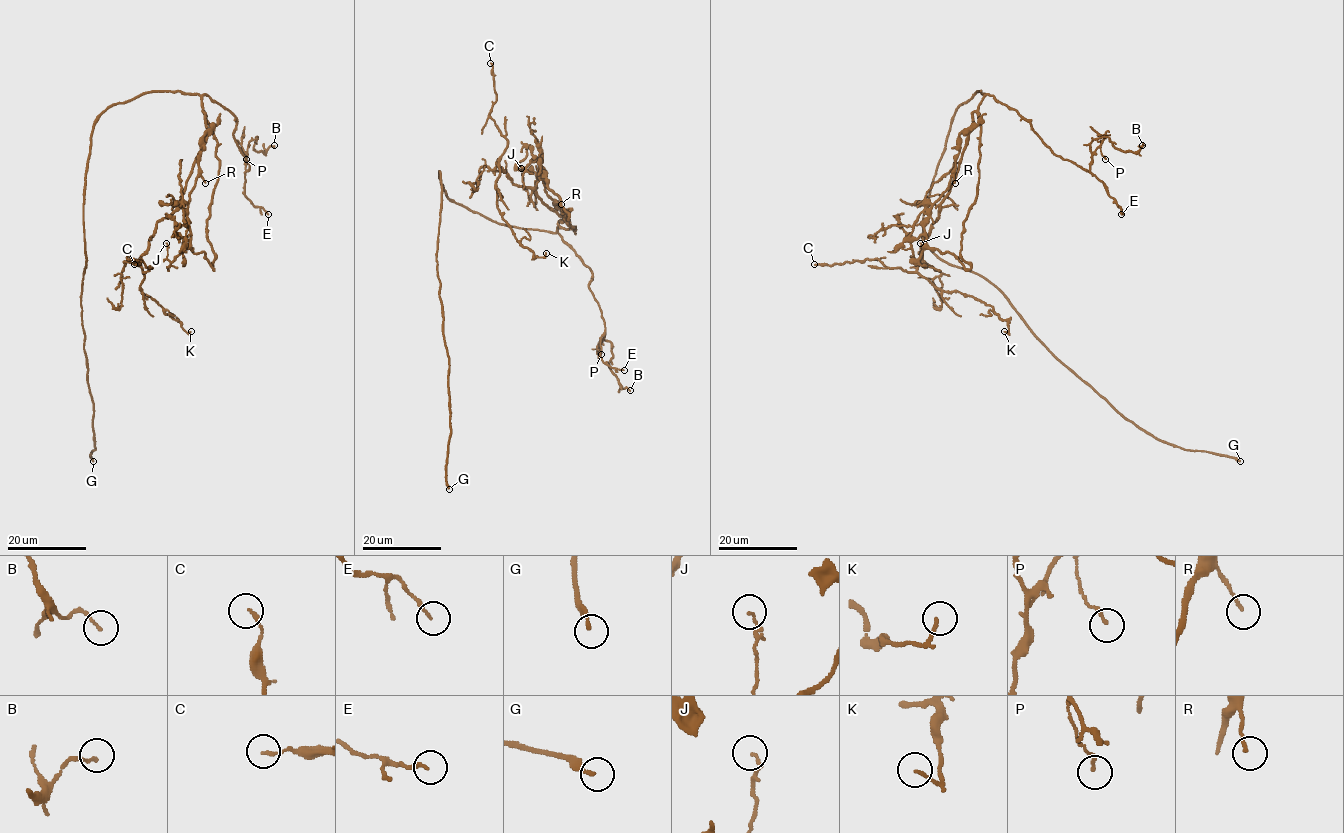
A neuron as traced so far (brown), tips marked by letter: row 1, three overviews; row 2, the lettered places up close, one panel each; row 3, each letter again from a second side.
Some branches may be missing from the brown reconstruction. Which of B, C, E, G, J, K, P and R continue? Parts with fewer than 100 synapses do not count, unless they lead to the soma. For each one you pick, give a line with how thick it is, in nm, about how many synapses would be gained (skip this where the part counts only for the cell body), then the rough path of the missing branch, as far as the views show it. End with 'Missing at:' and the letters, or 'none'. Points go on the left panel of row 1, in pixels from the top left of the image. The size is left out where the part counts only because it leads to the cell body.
G: 170 nm | (93, 461), (97, 480), (95, 488), (105, 517)
Missing at: G

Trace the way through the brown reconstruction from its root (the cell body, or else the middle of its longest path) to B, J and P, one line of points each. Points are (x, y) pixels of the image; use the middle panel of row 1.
B: (446, 195), (499, 223), (562, 238), (591, 271), (609, 368), (630, 390)
J: (446, 195), (499, 223), (556, 232), (563, 213), (545, 192), (541, 162), (531, 161), (521, 168)
P: (446, 195), (499, 223), (550, 231), (562, 238), (591, 271), (588, 287), (605, 325), (596, 349), (601, 354)

